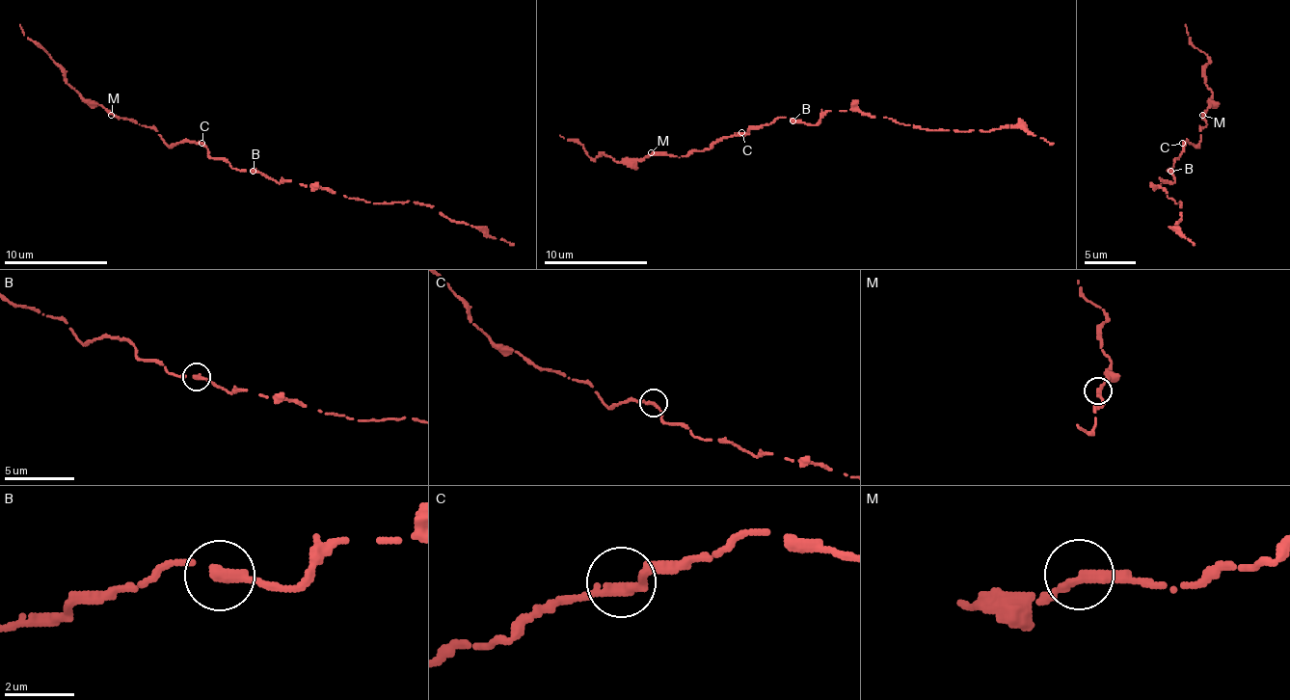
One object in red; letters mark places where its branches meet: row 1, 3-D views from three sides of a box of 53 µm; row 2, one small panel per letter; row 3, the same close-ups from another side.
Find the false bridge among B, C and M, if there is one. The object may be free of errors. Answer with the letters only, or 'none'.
none

